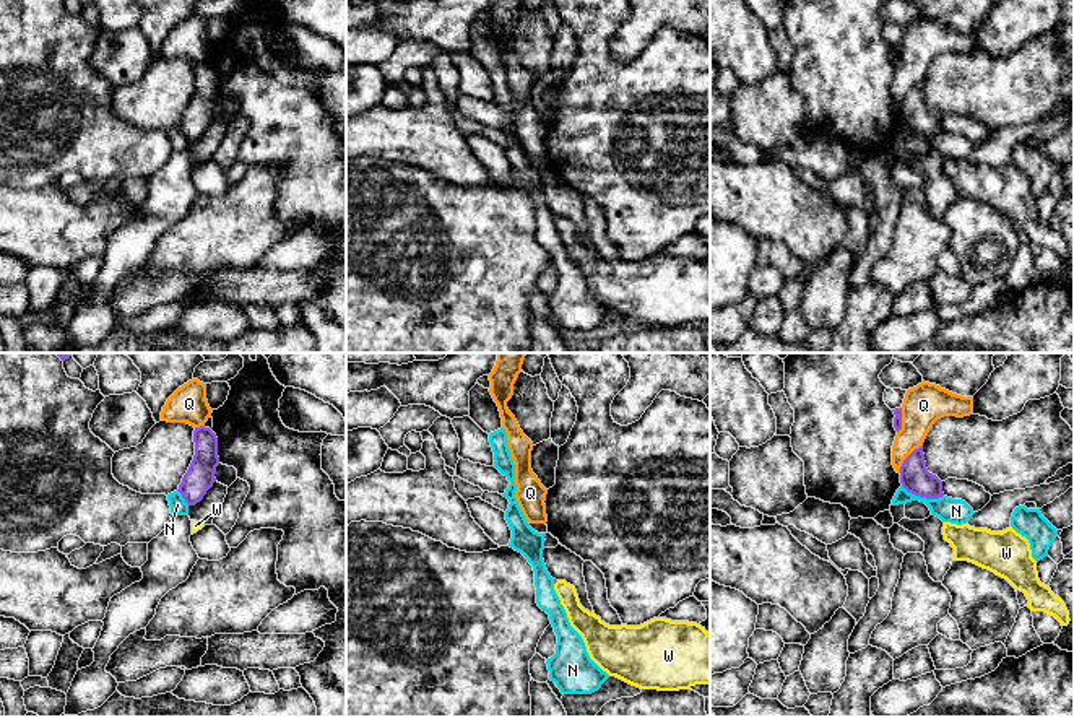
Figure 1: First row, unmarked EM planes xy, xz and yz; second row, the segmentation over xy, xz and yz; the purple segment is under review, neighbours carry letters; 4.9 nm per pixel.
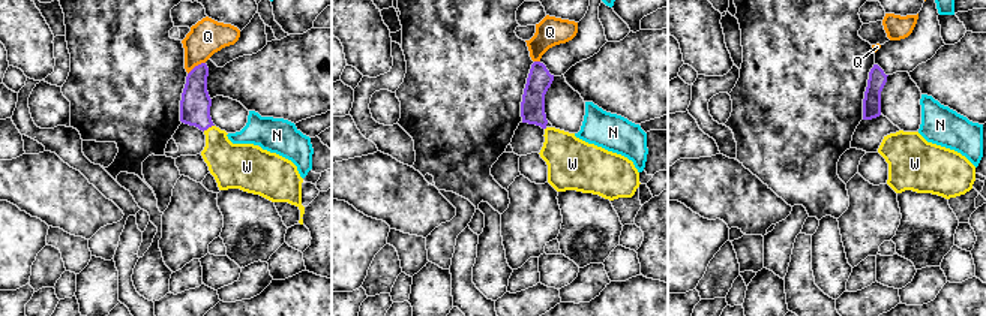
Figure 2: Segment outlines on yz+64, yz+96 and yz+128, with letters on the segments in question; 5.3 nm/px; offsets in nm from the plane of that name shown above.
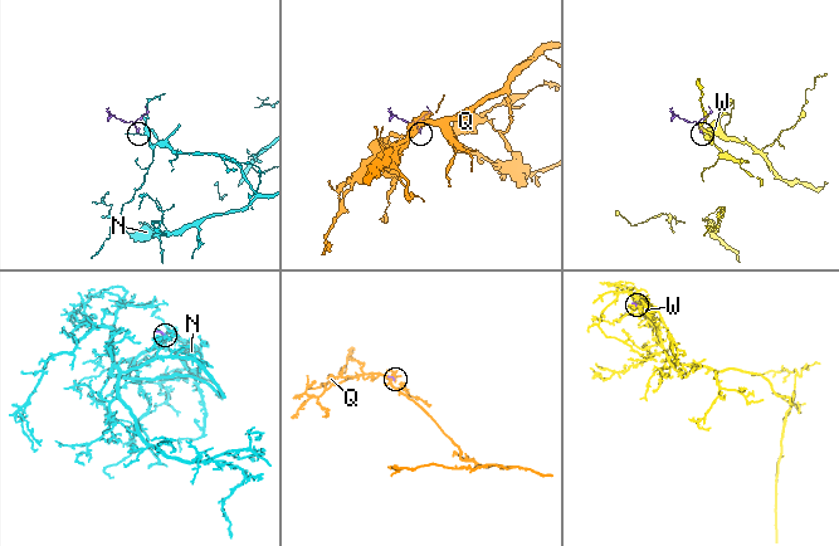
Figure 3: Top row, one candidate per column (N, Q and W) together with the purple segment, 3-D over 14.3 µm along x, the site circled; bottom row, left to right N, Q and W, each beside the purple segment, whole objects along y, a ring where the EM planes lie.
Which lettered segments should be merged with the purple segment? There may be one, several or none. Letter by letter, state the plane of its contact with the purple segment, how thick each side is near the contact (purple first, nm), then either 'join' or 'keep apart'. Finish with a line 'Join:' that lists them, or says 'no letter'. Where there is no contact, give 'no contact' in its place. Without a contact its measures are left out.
N: meets purple in yz; 150 nm thick on the purple side, 130 nm on the other; keep apart
Q: meets purple in yz; 150 nm thick on the purple side, 190 nm on the other; keep apart
W: no contact; join
Join: W

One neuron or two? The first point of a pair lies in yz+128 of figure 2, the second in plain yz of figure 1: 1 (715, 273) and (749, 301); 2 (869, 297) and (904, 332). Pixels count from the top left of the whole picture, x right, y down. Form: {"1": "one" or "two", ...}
{"1": "two", "2": "one"}

